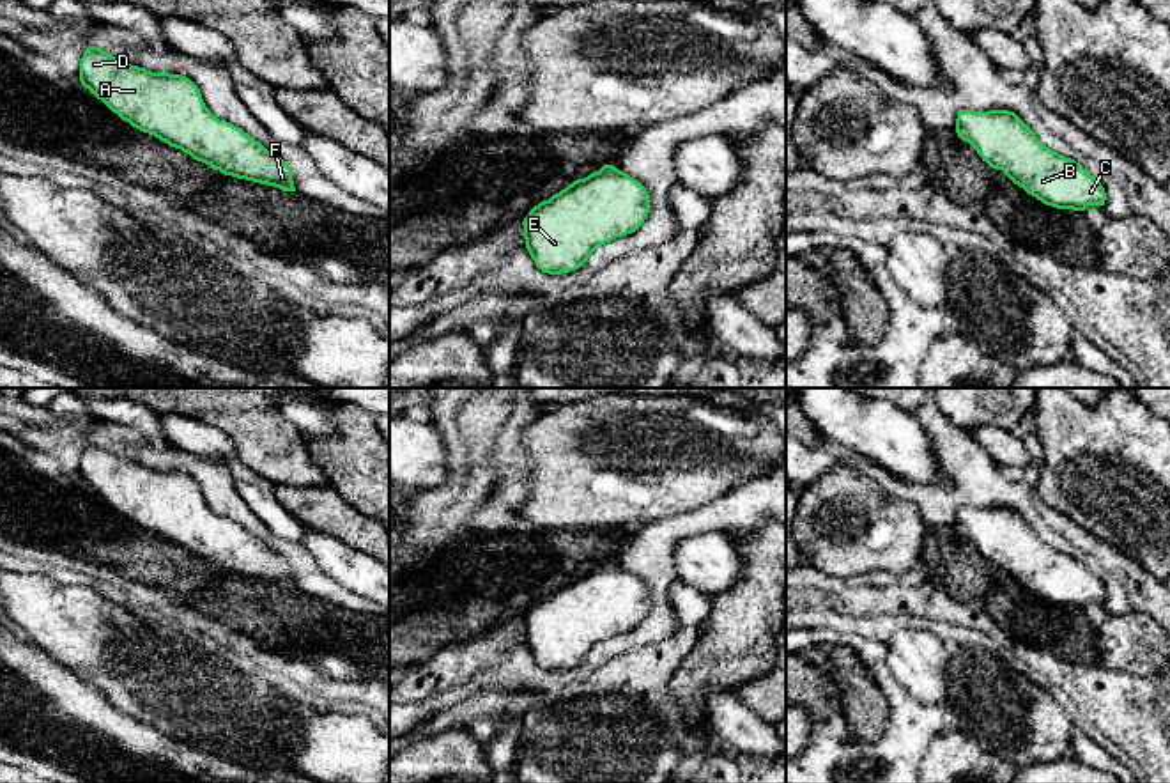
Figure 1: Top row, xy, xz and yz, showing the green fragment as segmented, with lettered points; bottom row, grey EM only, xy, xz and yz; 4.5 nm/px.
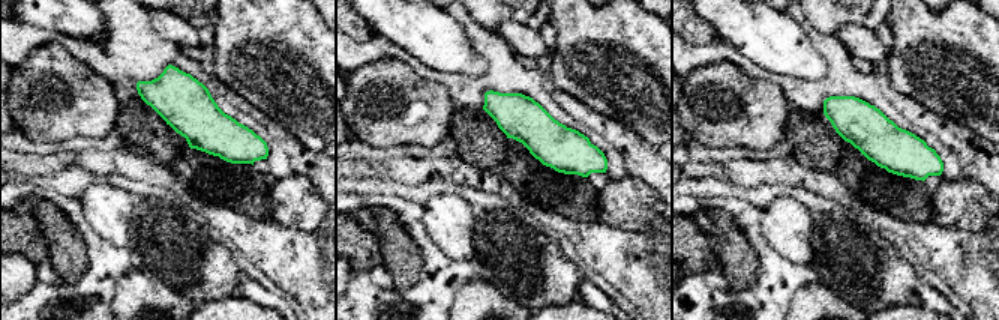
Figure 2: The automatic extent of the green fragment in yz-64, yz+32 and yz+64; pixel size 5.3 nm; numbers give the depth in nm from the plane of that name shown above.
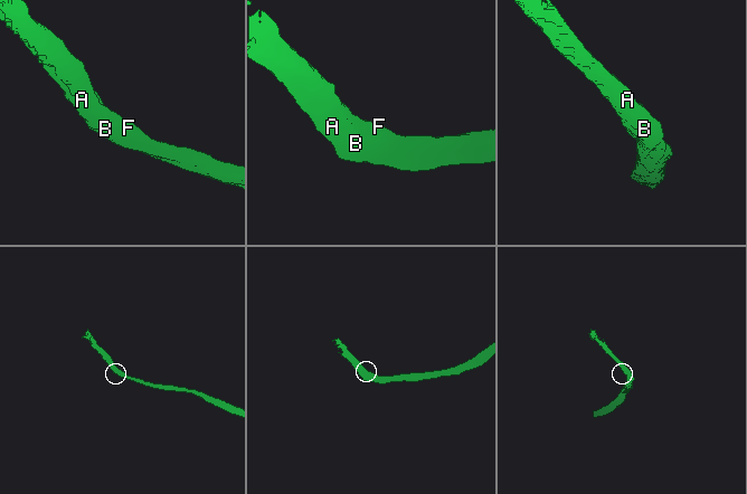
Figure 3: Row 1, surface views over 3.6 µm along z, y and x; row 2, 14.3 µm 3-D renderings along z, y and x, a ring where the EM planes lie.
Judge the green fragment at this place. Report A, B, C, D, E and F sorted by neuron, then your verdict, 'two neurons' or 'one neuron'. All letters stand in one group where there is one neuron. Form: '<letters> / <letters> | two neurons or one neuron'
A B C D E F | one neuron

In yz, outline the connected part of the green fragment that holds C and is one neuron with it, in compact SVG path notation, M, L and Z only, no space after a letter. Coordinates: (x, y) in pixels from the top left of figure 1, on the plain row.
M961 507L956 530L982 558L1046 602L1073 608L1105 602L1106 590L1099 576L1074 556L1046 544L1014 508Z

